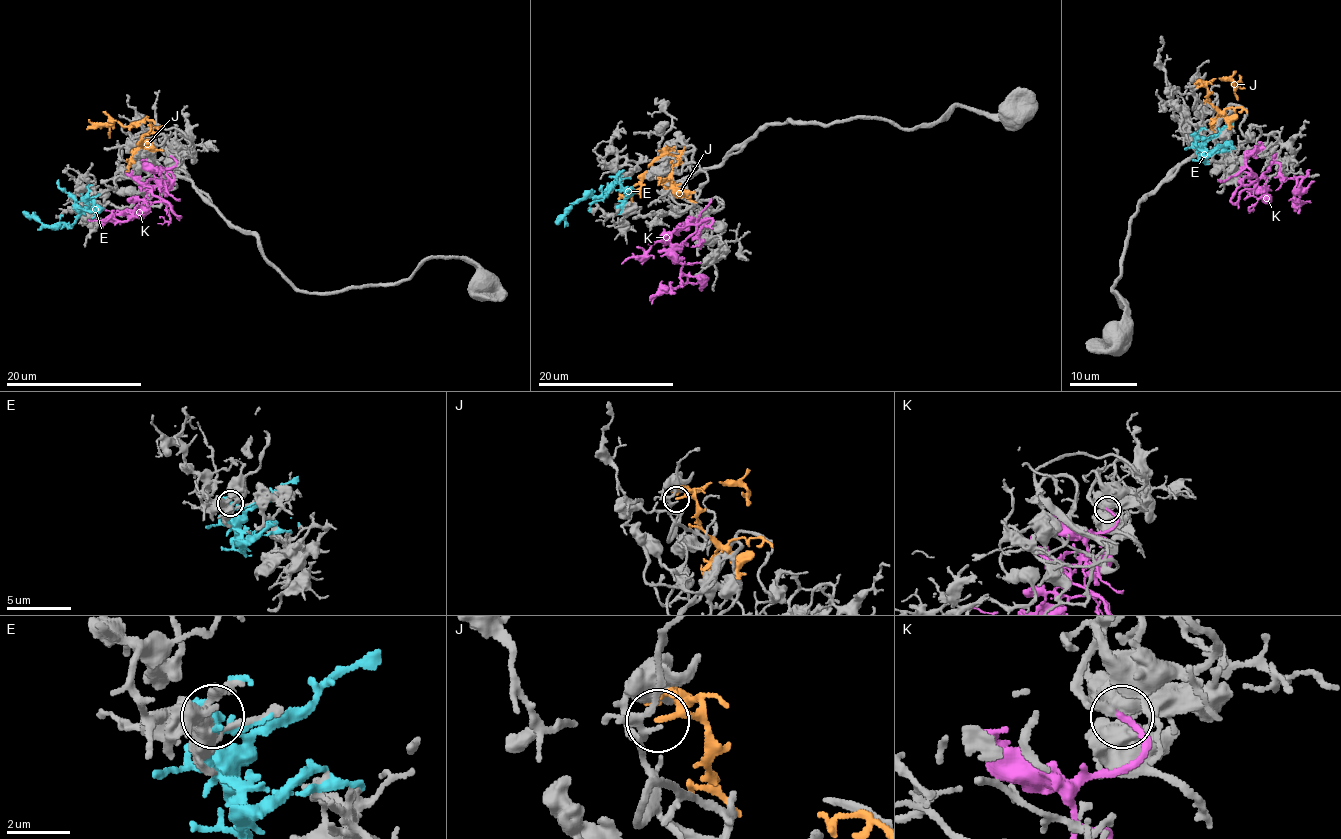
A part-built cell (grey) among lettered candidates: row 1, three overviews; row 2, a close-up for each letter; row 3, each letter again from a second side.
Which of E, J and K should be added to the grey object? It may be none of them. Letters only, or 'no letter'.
K

